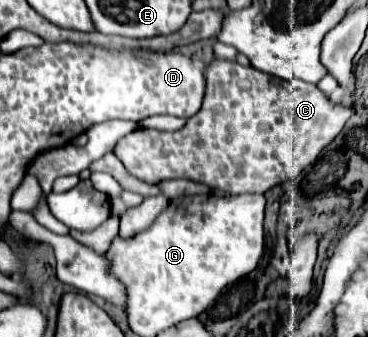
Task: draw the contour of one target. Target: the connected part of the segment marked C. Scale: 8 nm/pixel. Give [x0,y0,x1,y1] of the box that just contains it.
[112,58,352,194]

